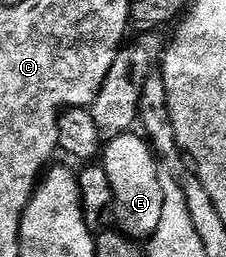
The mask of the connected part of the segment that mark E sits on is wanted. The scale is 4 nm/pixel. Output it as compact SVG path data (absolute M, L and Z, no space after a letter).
M137 132L108 139L103 146L103 165L107 172L107 180L111 180L116 229L134 240L152 238L163 216L163 188L159 167L148 141Z

